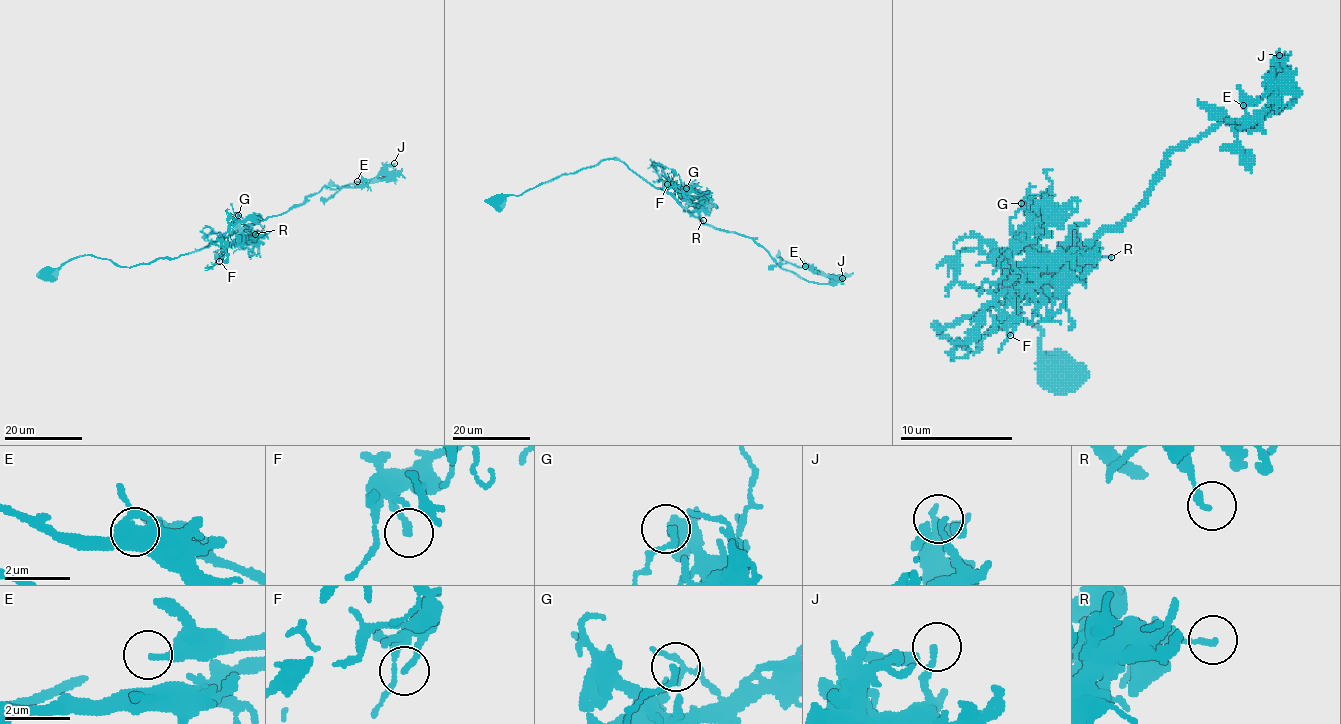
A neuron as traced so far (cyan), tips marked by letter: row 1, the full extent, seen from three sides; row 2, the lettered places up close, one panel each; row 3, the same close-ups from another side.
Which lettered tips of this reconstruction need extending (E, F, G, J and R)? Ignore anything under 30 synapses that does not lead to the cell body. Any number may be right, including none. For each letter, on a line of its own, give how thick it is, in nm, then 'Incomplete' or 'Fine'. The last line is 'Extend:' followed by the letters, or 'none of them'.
E: Thickness 190 nm. Incomplete
F: Thickness 180 nm. Fine
G: Thickness 120 nm. Fine
J: Thickness 190 nm. Fine
R: Thickness 180 nm. Fine
Extend: E

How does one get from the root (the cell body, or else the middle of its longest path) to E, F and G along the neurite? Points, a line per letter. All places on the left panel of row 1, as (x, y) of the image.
E: (245, 225), (283, 214), (324, 187), (338, 189), (383, 178), (385, 174), (357, 181)
F: (245, 225), (243, 230), (250, 233), (228, 245), (218, 257), (219, 261)
G: (245, 225), (243, 230), (249, 233), (236, 234), (232, 230), (238, 215)

